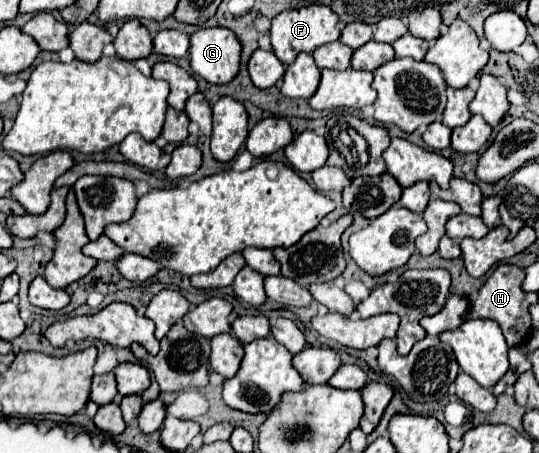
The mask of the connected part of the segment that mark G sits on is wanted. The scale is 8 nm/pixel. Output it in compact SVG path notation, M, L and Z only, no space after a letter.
M204 27L190 37L190 67L196 77L214 85L232 81L240 67L242 45L224 27Z

